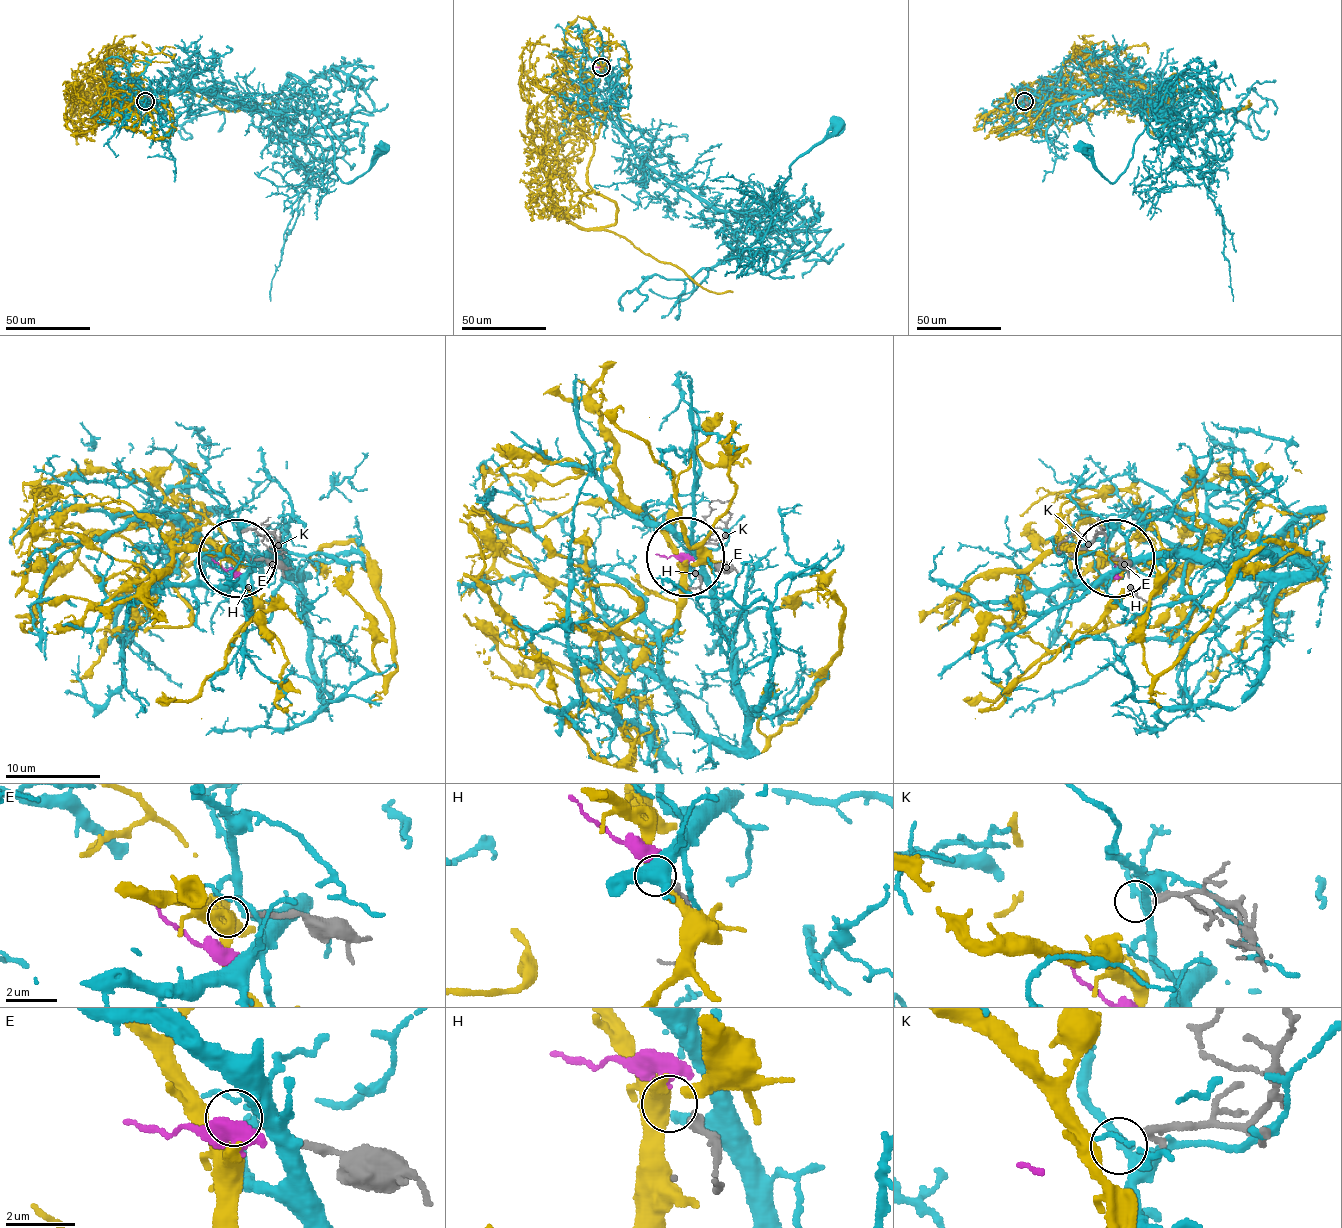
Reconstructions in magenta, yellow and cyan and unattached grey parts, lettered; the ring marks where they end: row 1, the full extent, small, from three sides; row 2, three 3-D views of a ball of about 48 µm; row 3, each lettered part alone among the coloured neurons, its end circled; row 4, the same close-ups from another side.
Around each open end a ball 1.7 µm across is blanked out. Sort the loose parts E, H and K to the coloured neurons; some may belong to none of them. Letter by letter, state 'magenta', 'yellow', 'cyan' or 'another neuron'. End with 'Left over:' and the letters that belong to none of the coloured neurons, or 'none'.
E: yellow
H: magenta
K: another neuron
Left over: K

